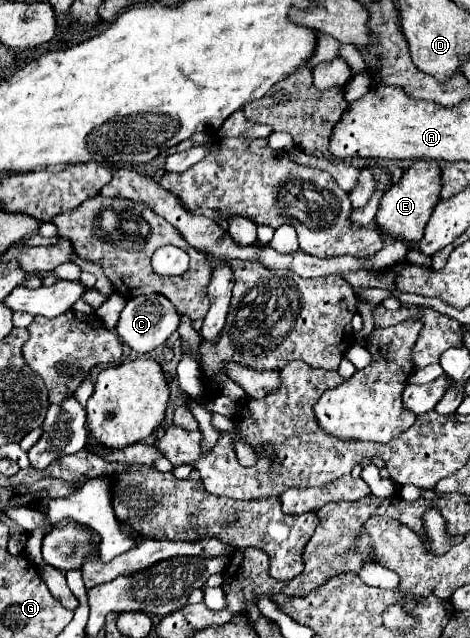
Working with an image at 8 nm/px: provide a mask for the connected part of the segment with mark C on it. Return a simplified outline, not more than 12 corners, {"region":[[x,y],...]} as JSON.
{"region":[[163,295],[127,301],[117,333],[149,353],[177,327],[179,313]]}

